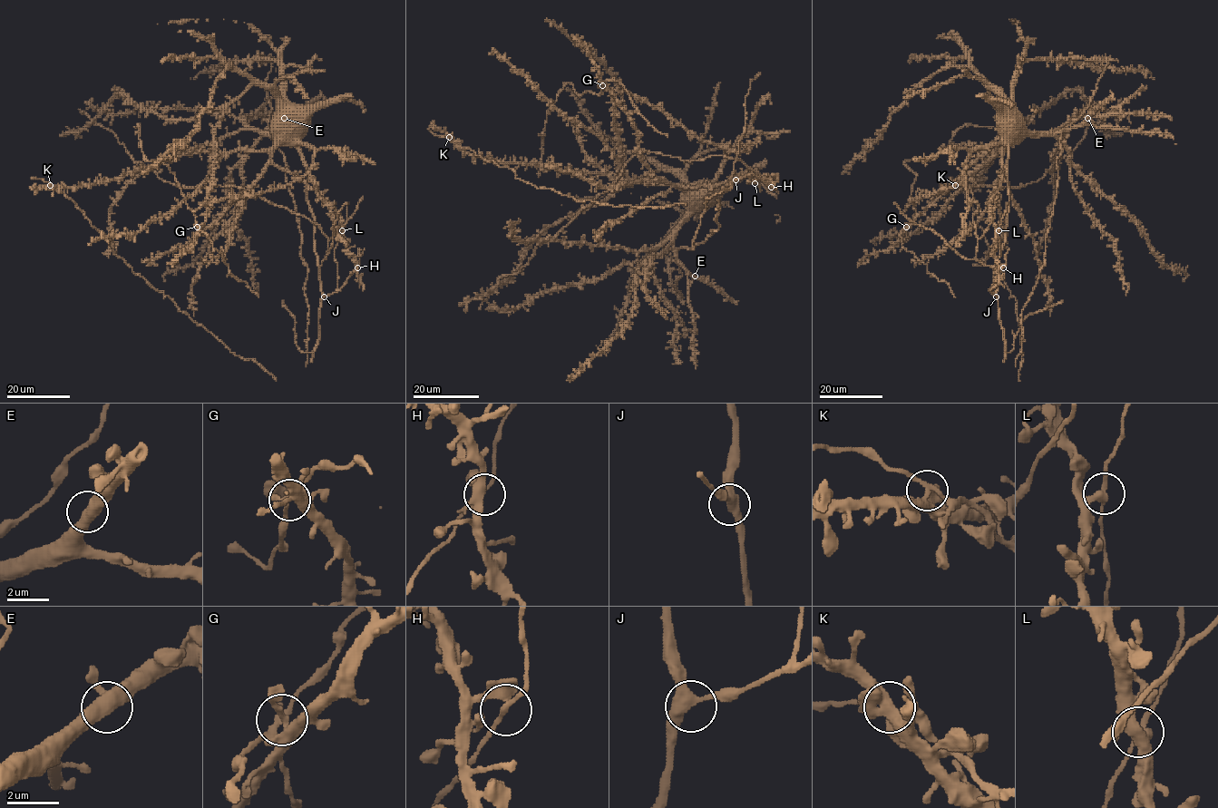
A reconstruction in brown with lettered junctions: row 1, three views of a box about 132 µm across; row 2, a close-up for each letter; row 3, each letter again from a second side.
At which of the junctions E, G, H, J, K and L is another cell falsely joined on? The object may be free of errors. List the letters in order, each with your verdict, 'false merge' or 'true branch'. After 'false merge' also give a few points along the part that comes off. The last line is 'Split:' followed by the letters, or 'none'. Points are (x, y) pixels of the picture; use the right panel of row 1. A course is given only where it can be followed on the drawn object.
E: true branch
G: true branch
H: true branch
J: true branch
K: true branch
L: true branch
Split: none

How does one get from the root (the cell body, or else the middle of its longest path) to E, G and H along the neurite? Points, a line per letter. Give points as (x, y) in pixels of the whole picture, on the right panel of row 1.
E: (1008, 142), (1016, 142), (1027, 136), (1070, 130), (1087, 118)
G: (1008, 142), (986, 162), (979, 157), (906, 227)
H: (1008, 142), (1001, 154), (1001, 184), (989, 203), (995, 231), (994, 256), (998, 264), (1003, 267)

